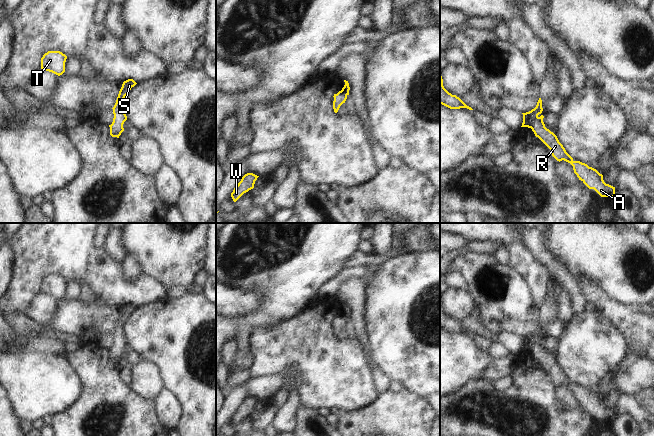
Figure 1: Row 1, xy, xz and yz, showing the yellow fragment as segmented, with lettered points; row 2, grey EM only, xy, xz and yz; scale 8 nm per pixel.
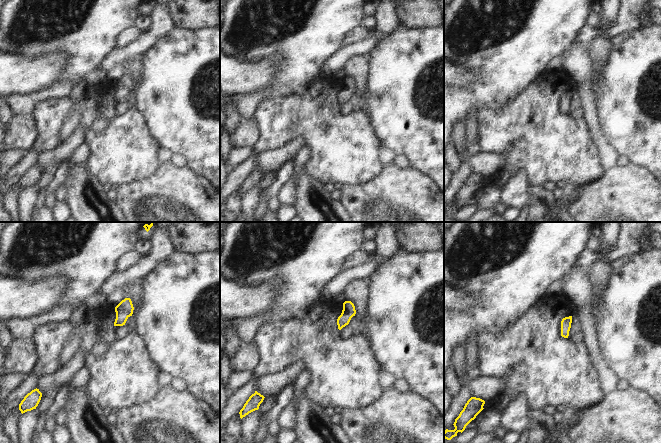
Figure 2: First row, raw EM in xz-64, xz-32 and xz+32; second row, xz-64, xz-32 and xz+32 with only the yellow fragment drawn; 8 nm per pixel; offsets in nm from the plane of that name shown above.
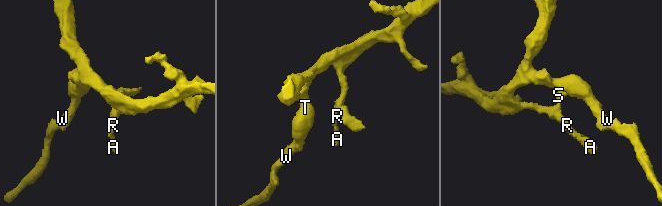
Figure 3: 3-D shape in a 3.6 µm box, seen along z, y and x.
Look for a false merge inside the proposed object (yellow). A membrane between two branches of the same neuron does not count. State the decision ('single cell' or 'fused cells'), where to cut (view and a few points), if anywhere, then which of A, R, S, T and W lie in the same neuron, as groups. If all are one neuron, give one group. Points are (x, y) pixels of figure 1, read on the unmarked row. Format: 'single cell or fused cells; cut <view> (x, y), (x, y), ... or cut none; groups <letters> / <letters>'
single cell; cut none; groups A R S T W

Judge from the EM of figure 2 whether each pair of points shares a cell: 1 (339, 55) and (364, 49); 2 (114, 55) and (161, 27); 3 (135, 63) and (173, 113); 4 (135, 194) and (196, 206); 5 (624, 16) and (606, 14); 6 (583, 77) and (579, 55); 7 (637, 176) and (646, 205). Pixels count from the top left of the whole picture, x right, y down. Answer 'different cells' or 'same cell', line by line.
1: same cell
2: same cell
3: different cells
4: same cell
5: different cells
6: same cell
7: same cell

